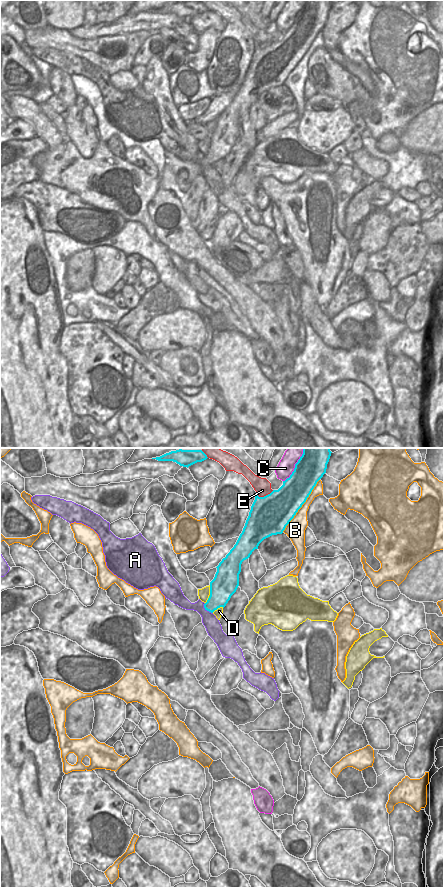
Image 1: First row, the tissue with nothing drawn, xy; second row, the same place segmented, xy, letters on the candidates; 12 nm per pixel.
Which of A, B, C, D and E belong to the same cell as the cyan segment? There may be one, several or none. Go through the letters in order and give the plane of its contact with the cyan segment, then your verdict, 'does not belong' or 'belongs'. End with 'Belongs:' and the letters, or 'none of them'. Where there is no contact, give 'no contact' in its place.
A: xy | does not belong
B: xy | does not belong
C: xy | does not belong
D: xy | does not belong
E: xy | does not belong
Belongs: none of them

